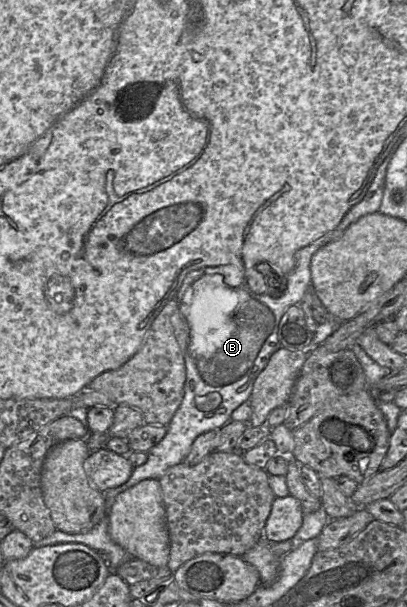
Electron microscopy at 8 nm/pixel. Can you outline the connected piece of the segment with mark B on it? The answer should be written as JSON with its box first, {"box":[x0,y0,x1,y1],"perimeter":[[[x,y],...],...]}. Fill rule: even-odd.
{"box":[33,162,389,572],"perimeter":[[[383,162],[379,166],[363,199],[346,213],[335,229],[296,252],[296,265],[289,274],[286,274],[287,289],[282,296],[271,297],[253,292],[244,285],[242,272],[233,266],[205,268],[206,274],[215,273],[223,276],[226,284],[194,283],[190,302],[185,306],[183,303],[180,304],[180,310],[190,327],[189,342],[184,355],[186,381],[182,403],[167,425],[165,437],[159,444],[147,451],[147,461],[141,466],[134,467],[130,478],[124,484],[105,491],[106,514],[97,525],[88,532],[79,534],[55,530],[51,535],[33,542],[33,548],[63,543],[81,543],[94,550],[104,550],[110,556],[111,572],[126,561],[134,559],[116,544],[108,533],[109,512],[116,496],[144,479],[159,480],[169,468],[186,459],[198,436],[211,430],[221,429],[232,421],[233,411],[249,401],[257,377],[267,366],[270,357],[282,348],[279,341],[279,323],[287,309],[293,305],[299,305],[301,301],[309,303],[312,307],[324,308],[311,284],[312,256],[324,245],[339,239],[345,230],[359,218],[379,211],[388,164],[389,162]]]}

